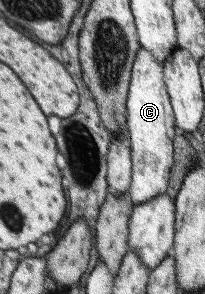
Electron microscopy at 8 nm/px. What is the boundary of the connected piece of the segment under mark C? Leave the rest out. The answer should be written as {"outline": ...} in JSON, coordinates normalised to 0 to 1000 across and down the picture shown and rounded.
{"outline":[[[693,167],[654,218],[624,340],[634,466],[654,497],[654,616],[629,653],[678,697],[820,653],[859,565],[863,388],[844,367],[810,224],[737,170]]]}

